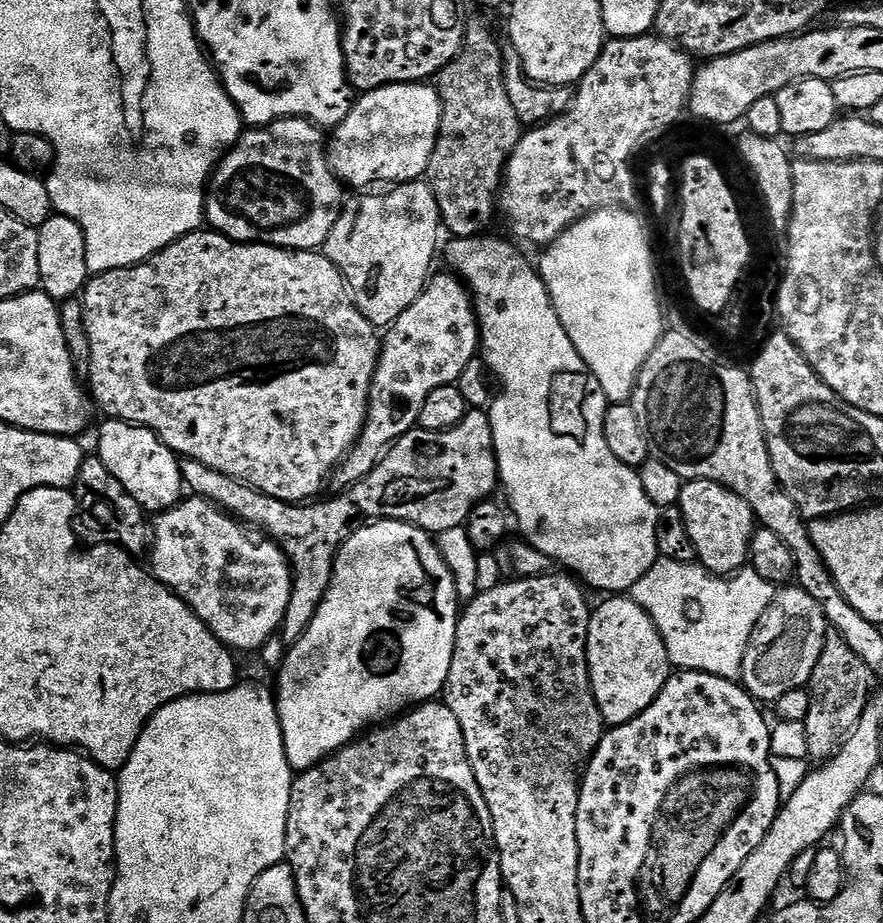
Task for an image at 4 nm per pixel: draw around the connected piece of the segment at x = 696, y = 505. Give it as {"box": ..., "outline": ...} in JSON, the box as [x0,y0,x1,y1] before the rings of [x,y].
{"box":[679,480,758,577],"outline":[[[689,480],[680,495],[679,510],[686,518],[686,530],[690,530],[690,539],[694,542],[696,560],[713,576],[731,577],[749,563],[750,546],[758,527],[758,521],[748,503],[726,486],[709,480]]]}

